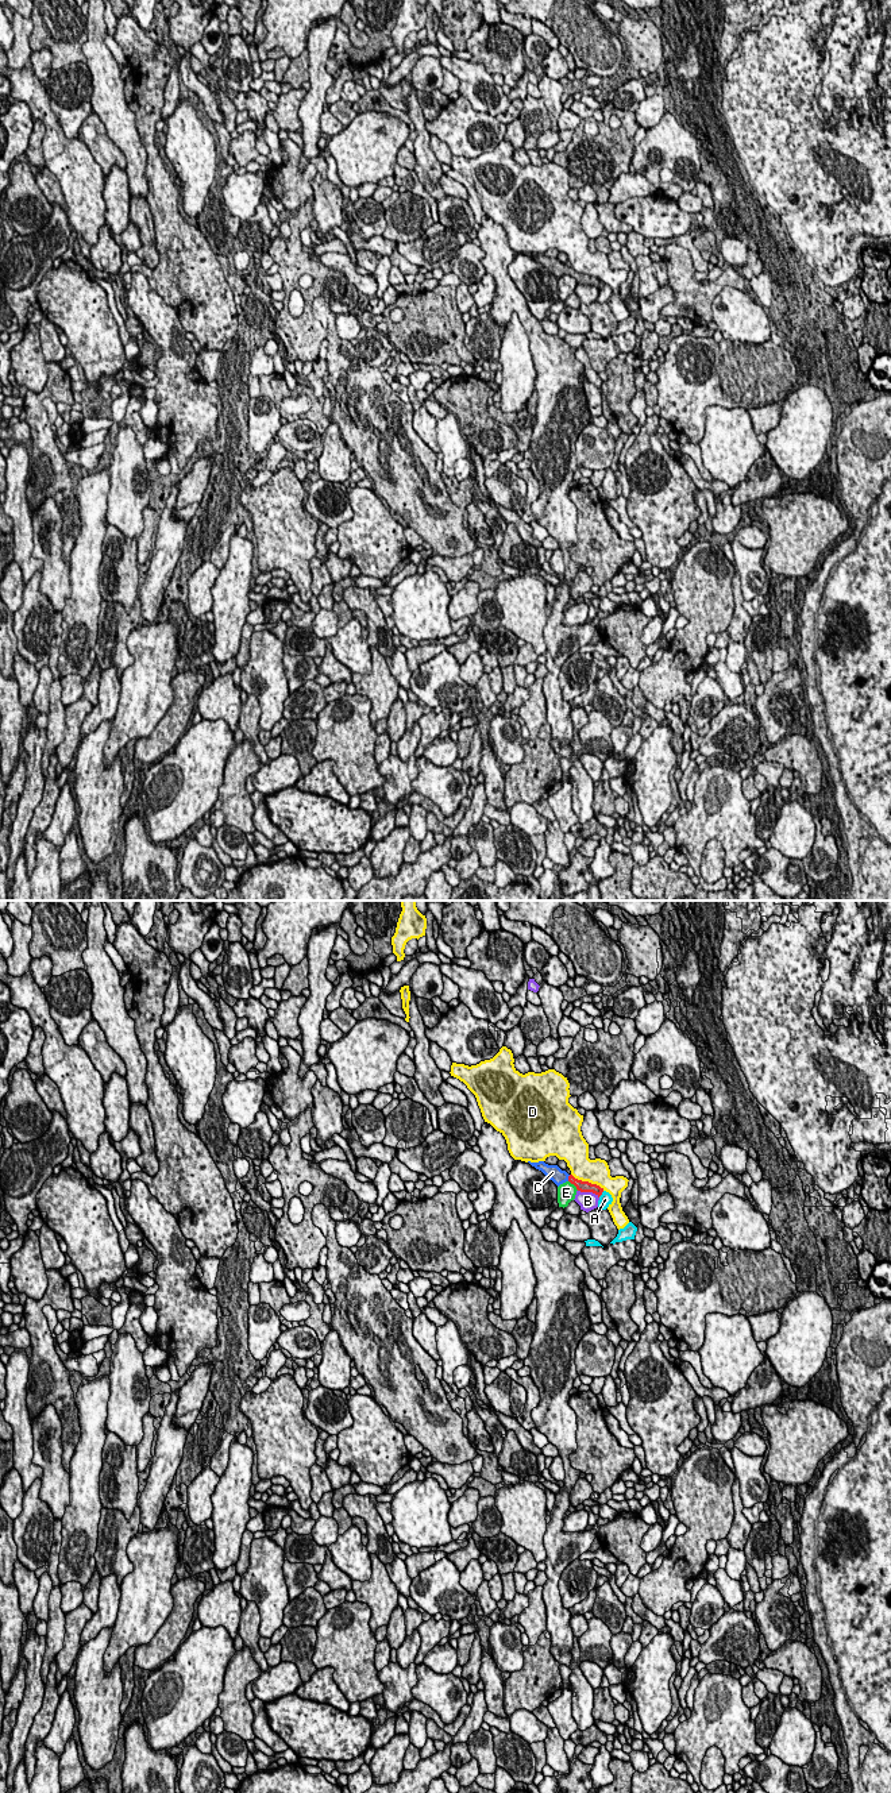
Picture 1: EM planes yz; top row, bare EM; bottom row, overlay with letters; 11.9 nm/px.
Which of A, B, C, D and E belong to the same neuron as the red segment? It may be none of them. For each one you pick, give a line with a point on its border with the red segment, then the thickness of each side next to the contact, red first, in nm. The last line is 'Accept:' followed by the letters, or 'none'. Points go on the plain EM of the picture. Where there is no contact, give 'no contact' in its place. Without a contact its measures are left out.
C: yz (569, 270) | 130/180 nm
Accept: C

